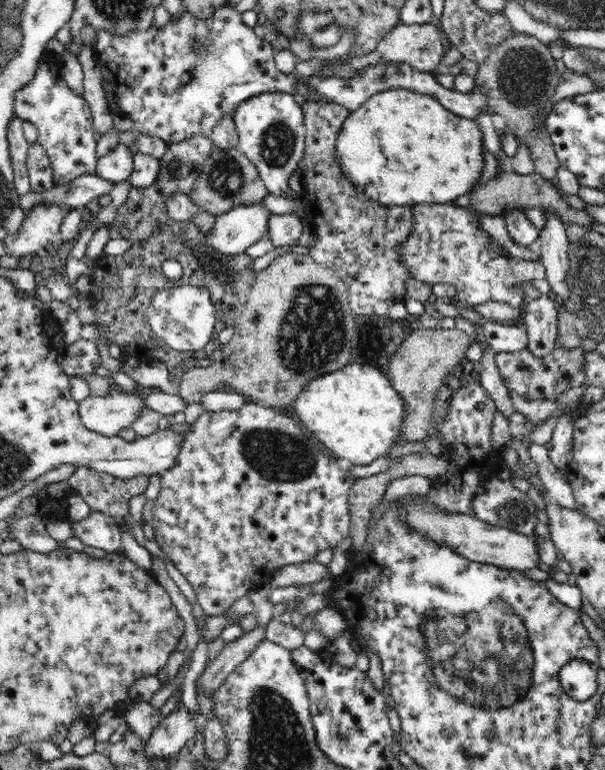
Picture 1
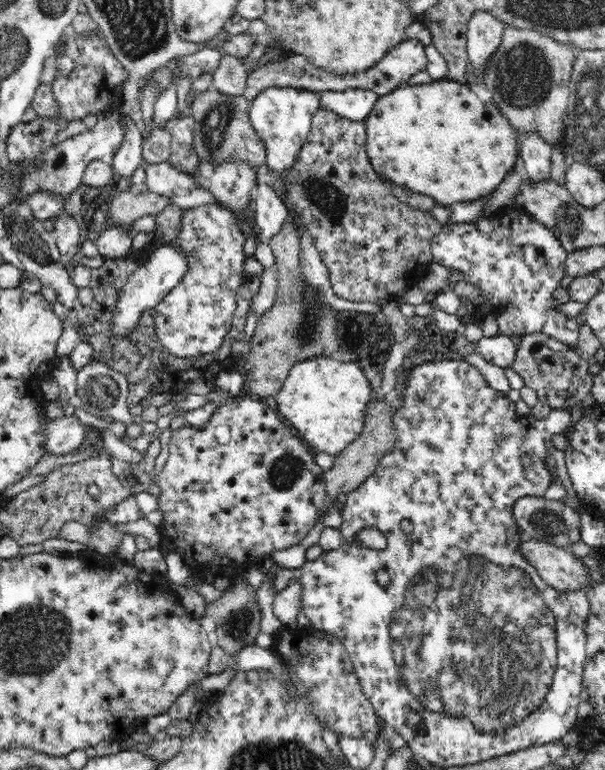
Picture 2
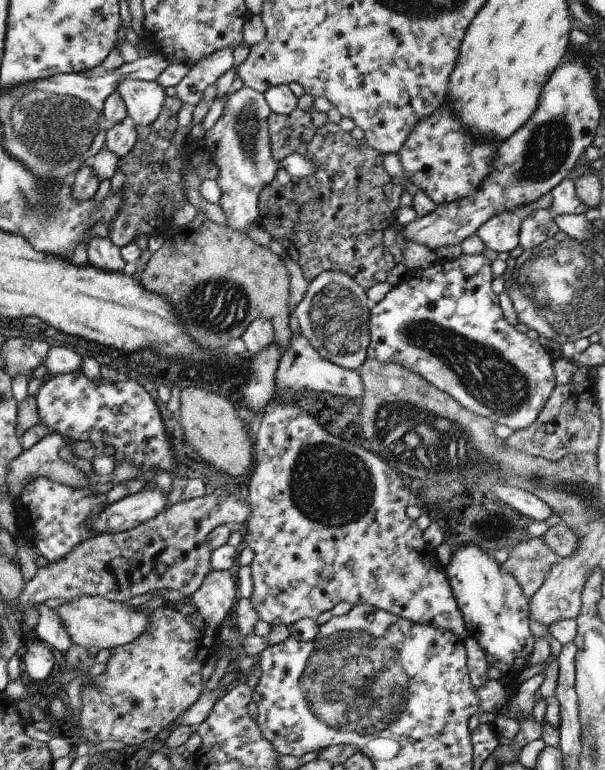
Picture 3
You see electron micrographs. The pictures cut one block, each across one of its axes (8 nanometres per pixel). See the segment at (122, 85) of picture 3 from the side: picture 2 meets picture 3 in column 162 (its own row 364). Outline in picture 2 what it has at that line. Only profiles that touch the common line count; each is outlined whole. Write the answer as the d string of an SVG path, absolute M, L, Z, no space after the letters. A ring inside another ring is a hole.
M91 360L77 372L76 395L82 399L82 409L96 418L112 417L125 426L134 417L128 407L128 387L126 375L110 369L102 361Z

